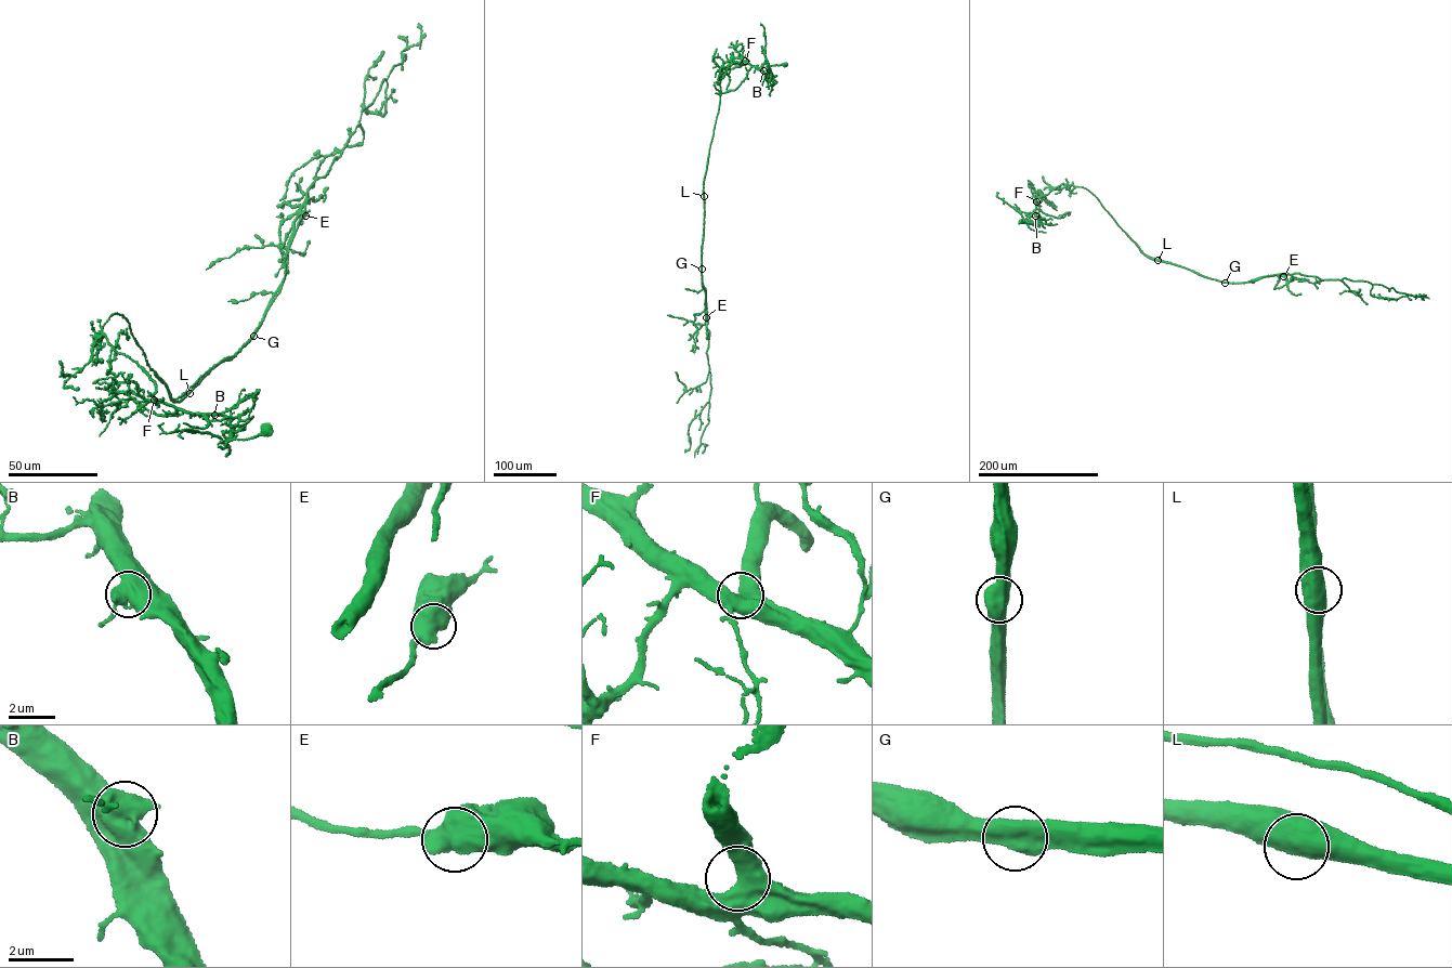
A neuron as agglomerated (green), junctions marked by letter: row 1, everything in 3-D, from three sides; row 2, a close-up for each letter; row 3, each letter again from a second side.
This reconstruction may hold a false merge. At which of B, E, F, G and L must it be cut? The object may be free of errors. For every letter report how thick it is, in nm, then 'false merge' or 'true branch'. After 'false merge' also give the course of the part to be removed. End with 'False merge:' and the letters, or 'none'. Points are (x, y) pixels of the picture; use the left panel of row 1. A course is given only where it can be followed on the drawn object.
B: 700 nm | true branch
E: 750 nm | true branch
F: 600 nm | true branch
G: 750 nm | false merge | (253, 336), (173, 400), (112, 315), (99, 336), (147, 374), (154, 399), (225, 417), (231, 436), (164, 423)
L: 700 nm | true branch
False merge: G

